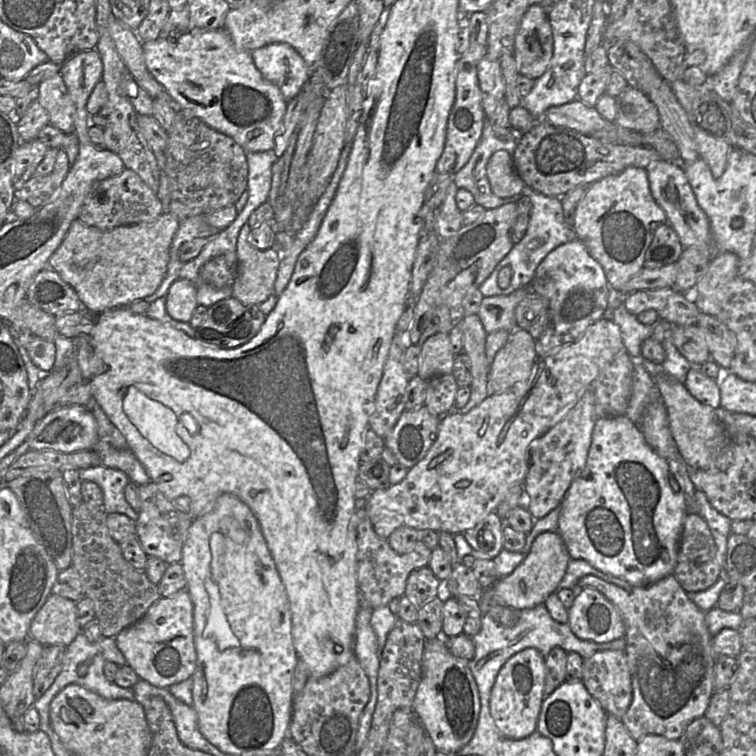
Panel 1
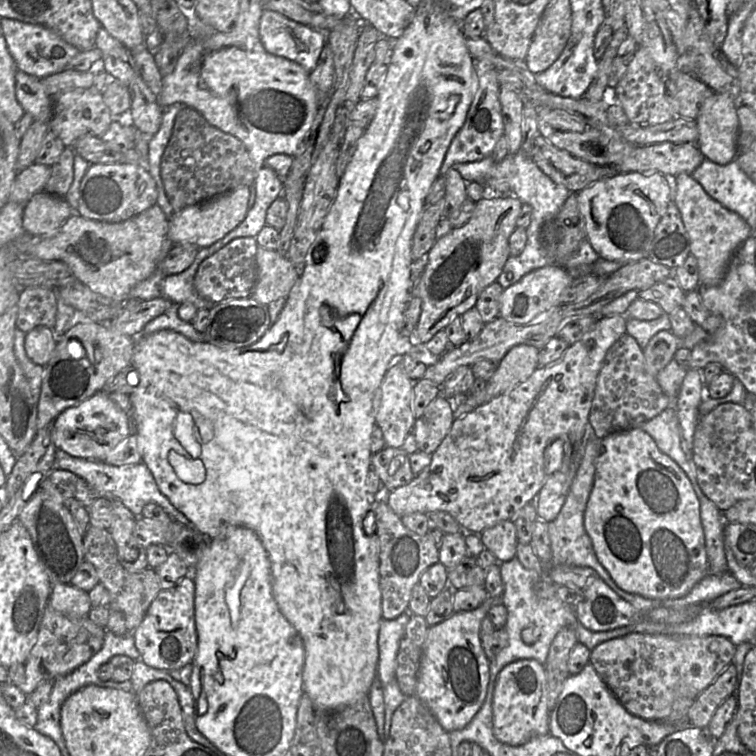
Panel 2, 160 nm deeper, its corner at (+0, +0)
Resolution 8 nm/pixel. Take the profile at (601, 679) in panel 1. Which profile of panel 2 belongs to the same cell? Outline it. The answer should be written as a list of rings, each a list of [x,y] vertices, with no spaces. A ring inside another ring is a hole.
[[[630,633],[598,644],[589,663],[632,715],[647,721],[668,718],[676,699],[696,699],[730,664],[736,645],[719,635]]]

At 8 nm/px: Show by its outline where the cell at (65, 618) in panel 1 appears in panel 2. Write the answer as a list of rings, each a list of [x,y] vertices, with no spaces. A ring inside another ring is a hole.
[[[53,584],[49,605],[73,619],[88,617],[92,607],[88,592],[71,584]]]

